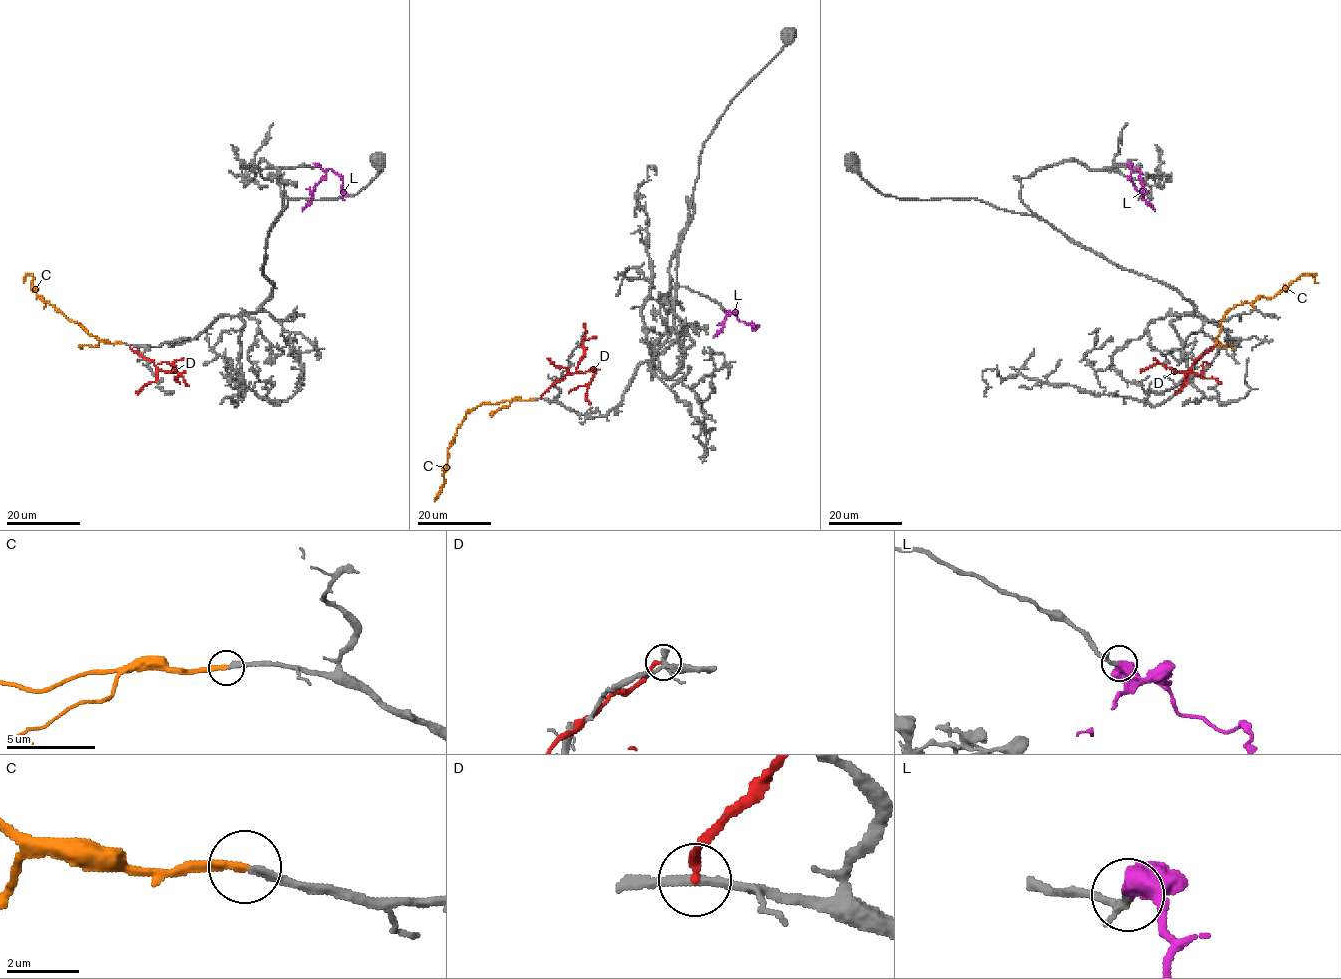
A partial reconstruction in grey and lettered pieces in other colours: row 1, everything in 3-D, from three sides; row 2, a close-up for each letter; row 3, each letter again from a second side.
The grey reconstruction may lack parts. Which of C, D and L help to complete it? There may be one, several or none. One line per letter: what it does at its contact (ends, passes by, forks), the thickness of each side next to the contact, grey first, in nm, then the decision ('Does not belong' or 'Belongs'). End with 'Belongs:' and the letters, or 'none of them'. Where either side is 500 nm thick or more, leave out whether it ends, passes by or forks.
C: It ends there. Thickness 220 nm (grey) against 240 nm. Belongs
D: It ends there. Thickness 240 nm (grey) against 240 nm. Does not belong
L: Thickness 200 nm (grey) against 650 nm. Belongs
Belongs: C, L

